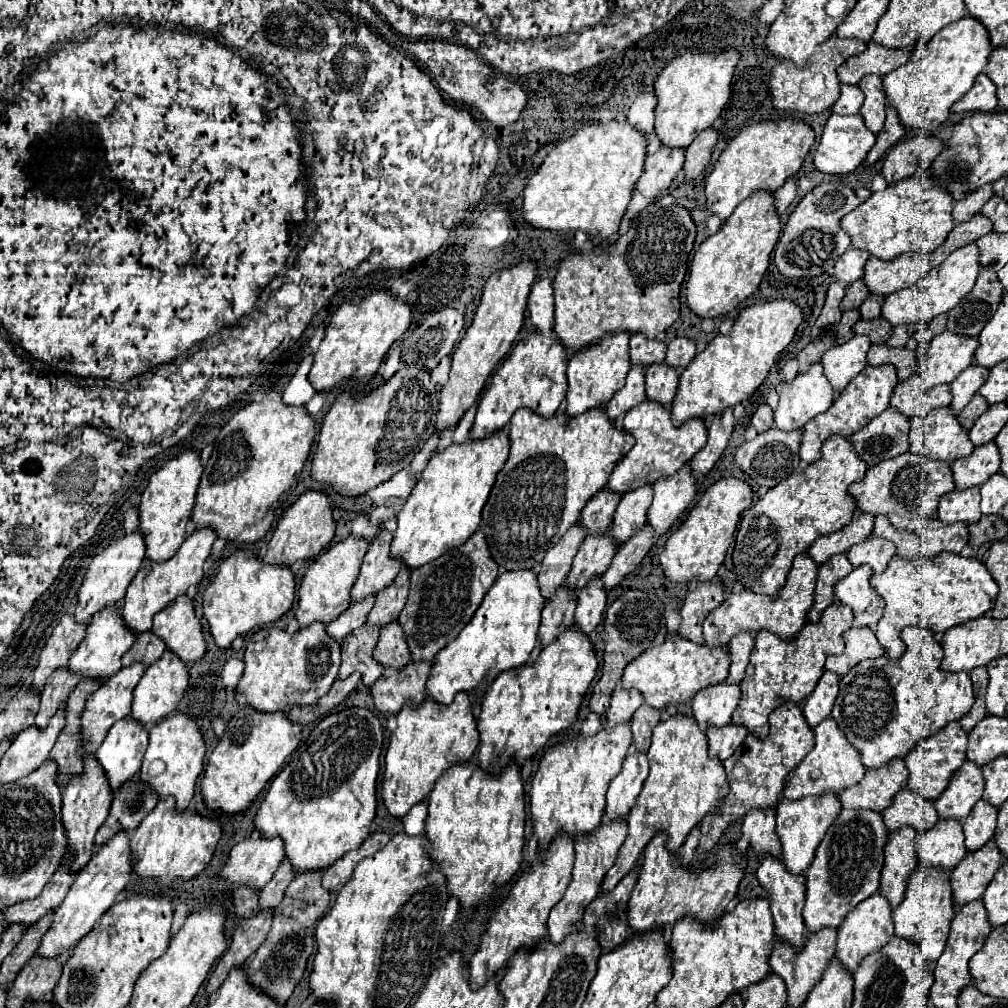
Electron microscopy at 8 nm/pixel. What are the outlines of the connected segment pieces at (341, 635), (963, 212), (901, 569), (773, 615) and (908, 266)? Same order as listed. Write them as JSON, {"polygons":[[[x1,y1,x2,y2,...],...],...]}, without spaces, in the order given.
{"polygons":[[[374,597,364,599,364,603,352,603,336,621,332,621,326,627,326,633,332,635,332,639,336,643,342,643,354,629,358,629,366,623,366,615,372,609,372,603,374,603]],[[984,185,980,191,974,191,972,195,966,195,966,199,960,199,954,203,952,217,956,223,970,221,970,217,978,215,984,207,984,203,992,197,992,185]],[[940,555,940,559,934,561,914,563,904,563,902,559,892,557,884,573,870,577,870,585,886,601,884,617,876,627,876,637,890,659,900,659,906,651,906,645,900,639,904,627,916,625,926,627,932,633,944,633,954,625,986,615,998,595,996,581,986,565,978,559,964,559,960,555]],[[800,553,794,559,788,581,778,597,772,599,766,595,748,593,748,589,740,593,730,593,726,601,716,611,712,611,704,621,704,643,708,643,708,647,724,647,730,643,734,635,742,631,758,633,764,629,776,633,784,641,792,641,800,633,802,625,808,621,808,611,812,609,812,603,814,603,816,571,818,571,818,565,812,563,812,559,808,559,806,553]],[[908,253,900,255,894,261,882,261,870,257,864,267,864,283,870,293,890,295,894,291,916,285,930,271,928,255]]]}

